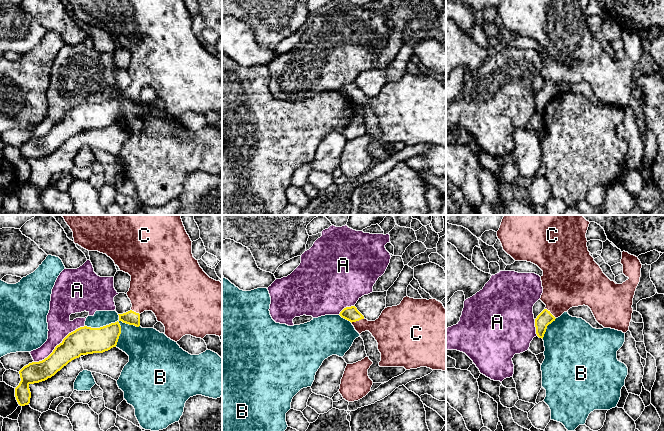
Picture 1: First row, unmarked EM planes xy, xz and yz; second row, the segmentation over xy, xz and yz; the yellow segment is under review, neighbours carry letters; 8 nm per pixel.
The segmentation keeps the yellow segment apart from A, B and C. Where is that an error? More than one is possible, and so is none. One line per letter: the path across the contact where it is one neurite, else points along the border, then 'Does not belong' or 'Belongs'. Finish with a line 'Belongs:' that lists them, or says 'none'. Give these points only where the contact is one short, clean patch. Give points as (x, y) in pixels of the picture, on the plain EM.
A: Does not belong
B: Does not belong
C: Path across: xz (351, 90), (357, 96), (362, 101), (386, 106). Belongs
Belongs: C

